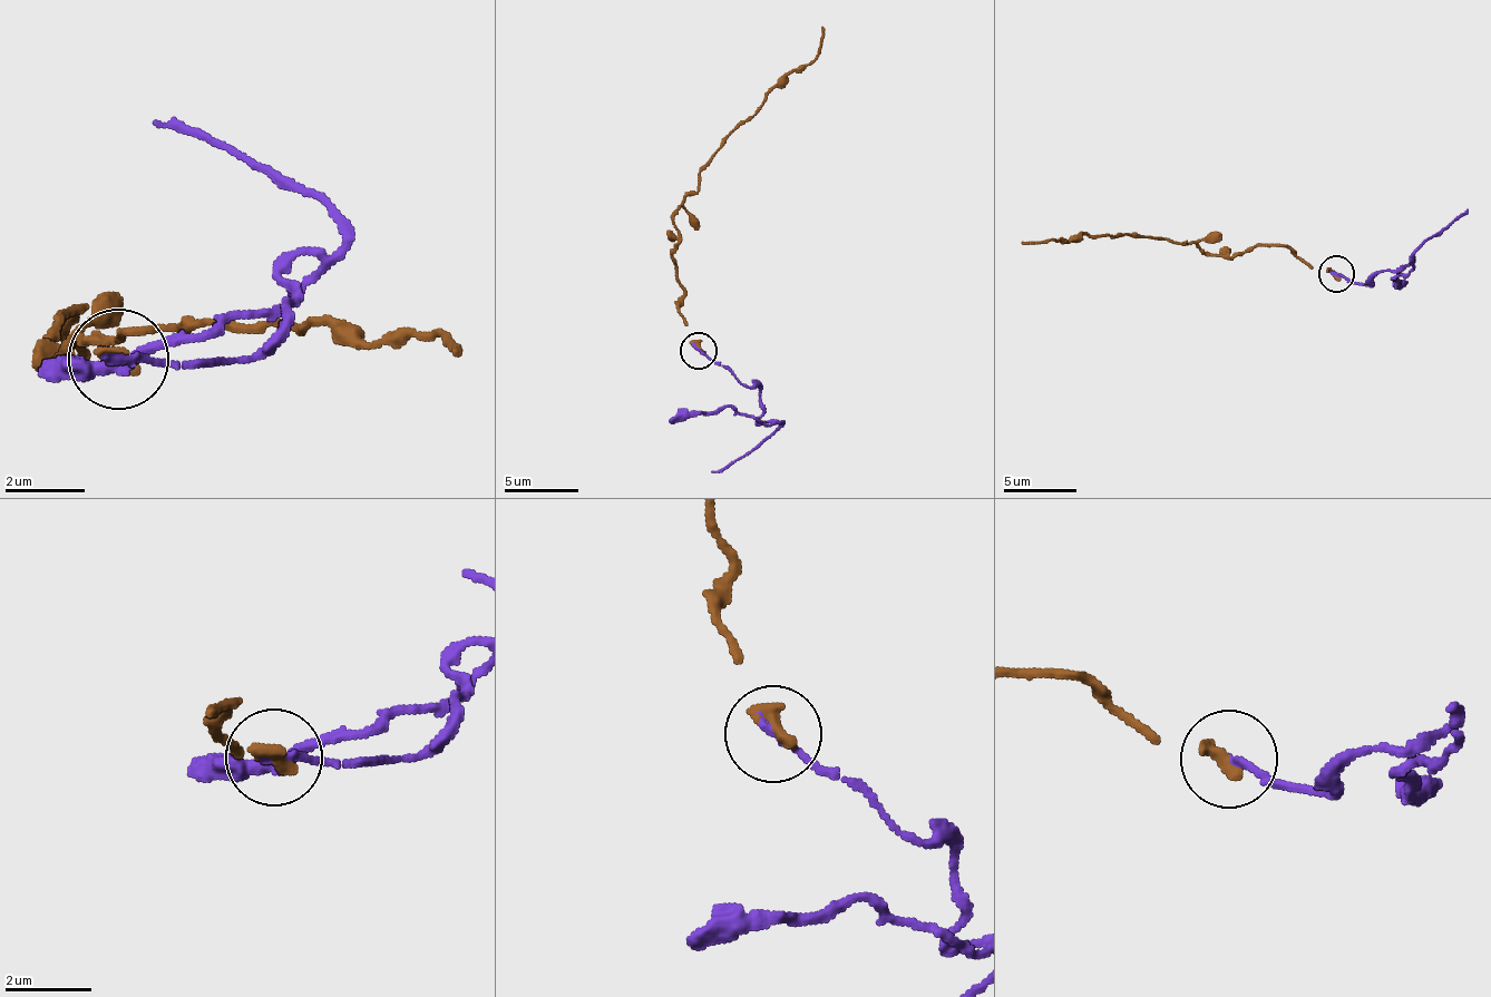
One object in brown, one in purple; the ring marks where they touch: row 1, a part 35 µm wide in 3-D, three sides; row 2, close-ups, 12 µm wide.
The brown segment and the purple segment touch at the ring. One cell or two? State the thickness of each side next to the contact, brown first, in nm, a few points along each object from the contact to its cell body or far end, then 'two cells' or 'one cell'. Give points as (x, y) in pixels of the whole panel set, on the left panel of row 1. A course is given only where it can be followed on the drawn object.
360/240 nm | brown via (120, 357), (70, 342), (80, 308), (50, 344), (50, 361), (80, 335), (201, 321), (441, 334), (461, 357) | purple via (120, 357), (251, 363), (291, 308), (291, 296), (341, 244), (321, 202), (261, 163), (150, 124) | one cell

